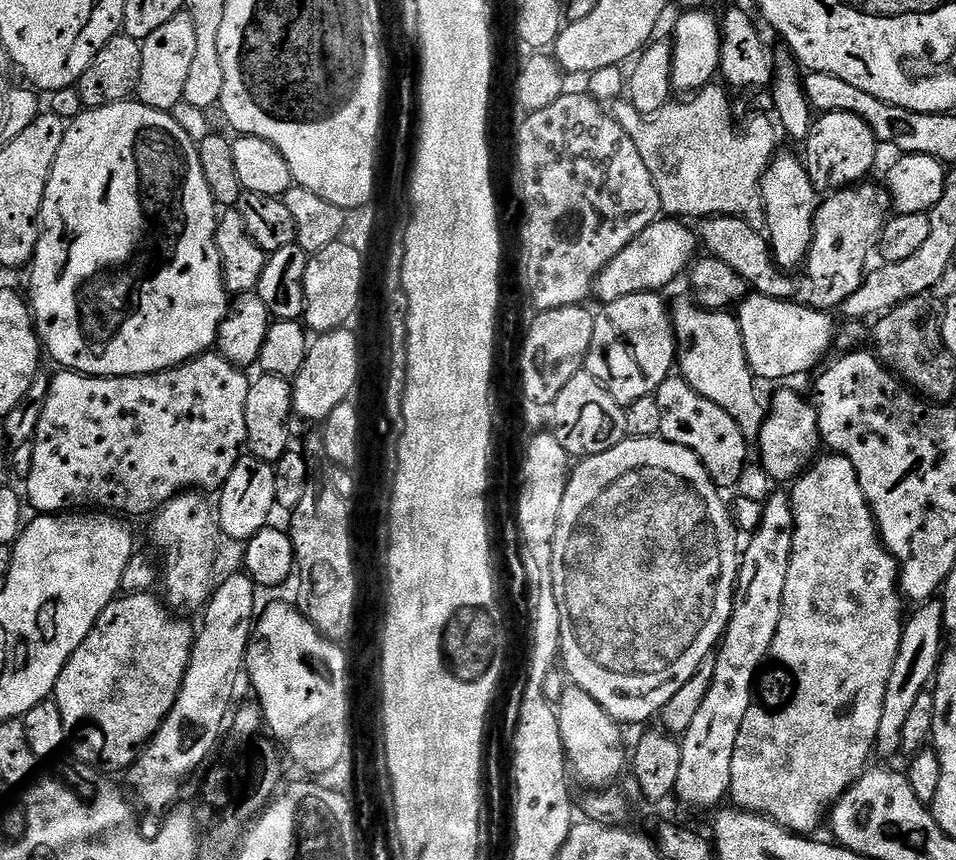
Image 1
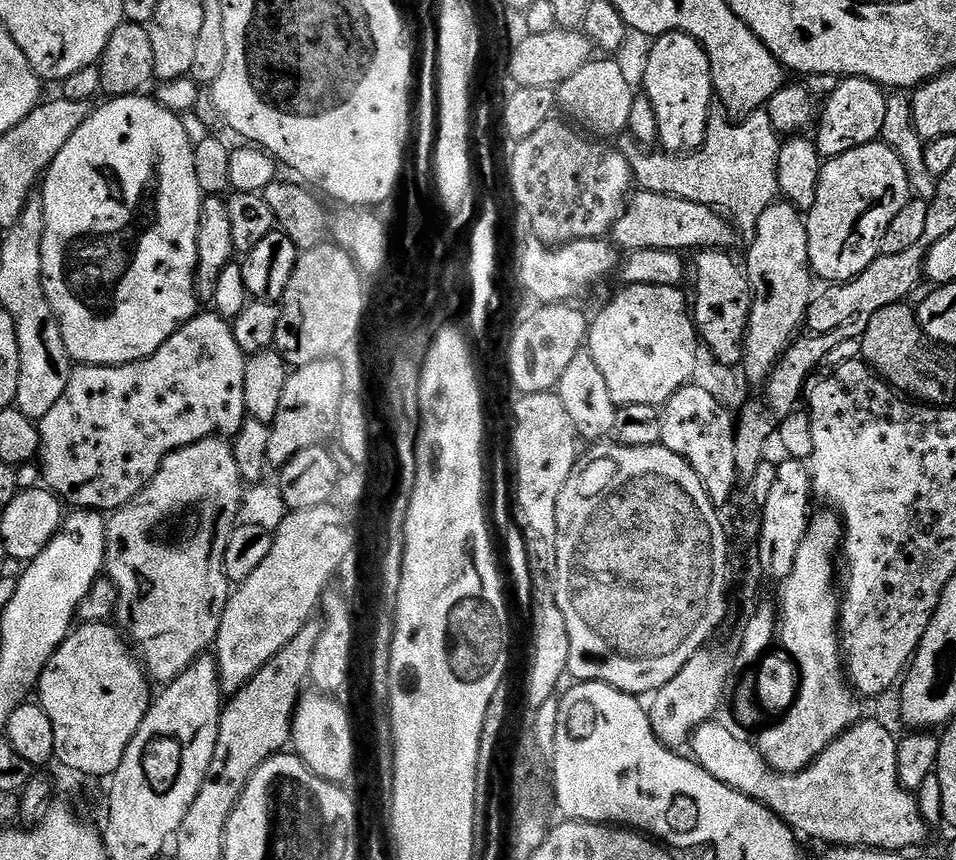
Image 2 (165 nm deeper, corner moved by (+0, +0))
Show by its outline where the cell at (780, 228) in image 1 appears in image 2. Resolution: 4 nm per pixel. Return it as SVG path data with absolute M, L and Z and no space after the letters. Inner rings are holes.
M774 202L758 218L756 235L751 237L748 248L746 275L752 287L752 309L748 319L748 332L744 335L744 359L742 369L752 380L763 382L772 372L772 367L780 361L780 355L787 350L794 337L801 331L808 315L808 306L814 299L812 282L814 275L808 262L807 226L800 209L787 202Z

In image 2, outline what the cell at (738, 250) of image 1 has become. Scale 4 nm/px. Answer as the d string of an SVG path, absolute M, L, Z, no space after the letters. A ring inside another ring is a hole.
M637 191L629 199L627 210L611 230L610 240L617 249L625 253L647 248L679 253L683 253L684 248L728 250L731 249L731 244L738 240L738 233L730 223L729 217L721 214L712 205L690 202L686 198L668 196L664 192L643 191Z

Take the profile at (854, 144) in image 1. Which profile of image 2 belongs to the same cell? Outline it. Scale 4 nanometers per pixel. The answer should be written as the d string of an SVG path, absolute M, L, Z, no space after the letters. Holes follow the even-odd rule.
M865 76L845 77L837 84L839 85L827 100L823 112L821 109L818 132L814 134L816 148L825 159L877 141L881 137L886 117L888 96L883 85Z

